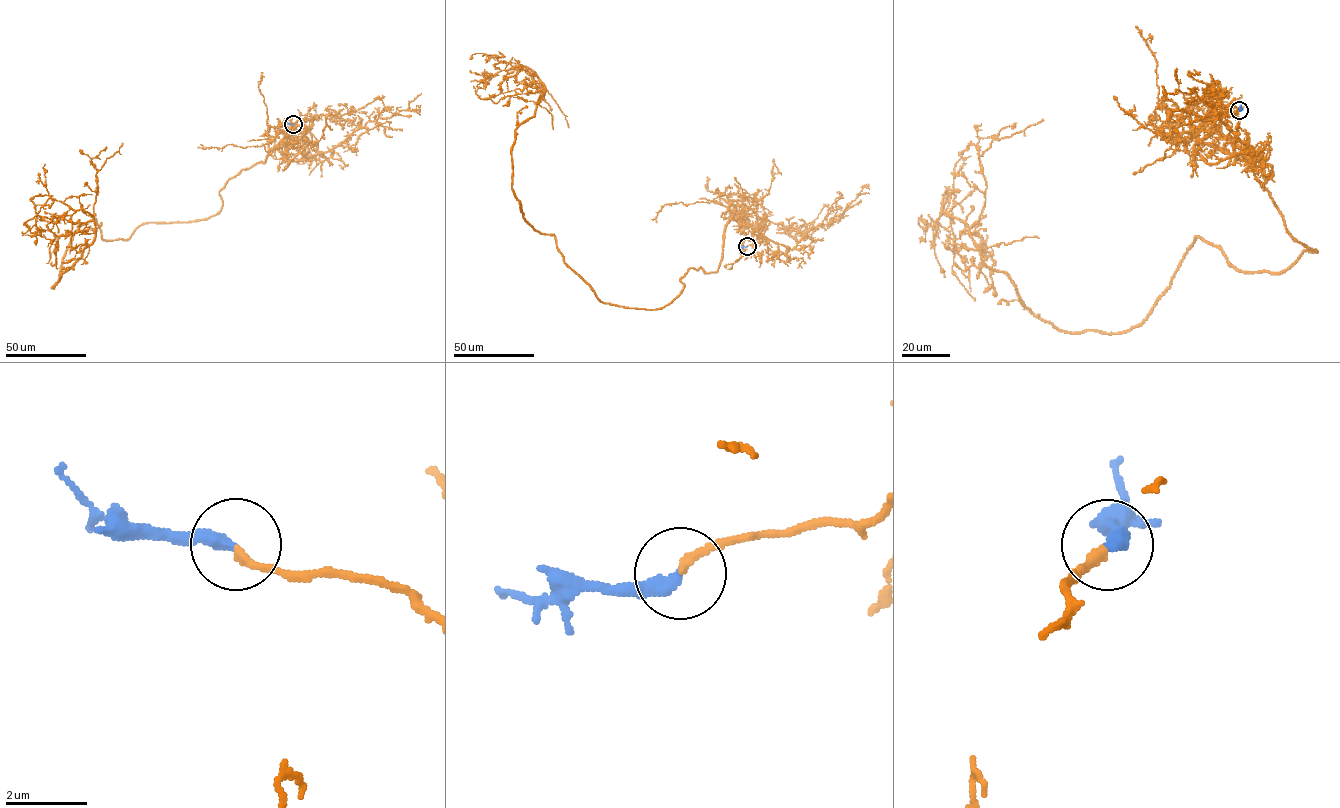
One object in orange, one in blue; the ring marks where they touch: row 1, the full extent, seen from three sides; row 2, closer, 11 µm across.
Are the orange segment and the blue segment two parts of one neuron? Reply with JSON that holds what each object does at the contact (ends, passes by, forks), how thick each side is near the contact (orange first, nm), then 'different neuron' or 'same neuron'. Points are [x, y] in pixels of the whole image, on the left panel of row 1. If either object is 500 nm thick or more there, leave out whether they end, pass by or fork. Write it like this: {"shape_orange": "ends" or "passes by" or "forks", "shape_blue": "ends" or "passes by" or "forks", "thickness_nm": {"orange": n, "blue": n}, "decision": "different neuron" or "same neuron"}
{"shape_orange": "ends", "shape_blue": "ends", "thickness_nm": {"orange": 200, "blue": 360}, "decision": "same neuron"}

